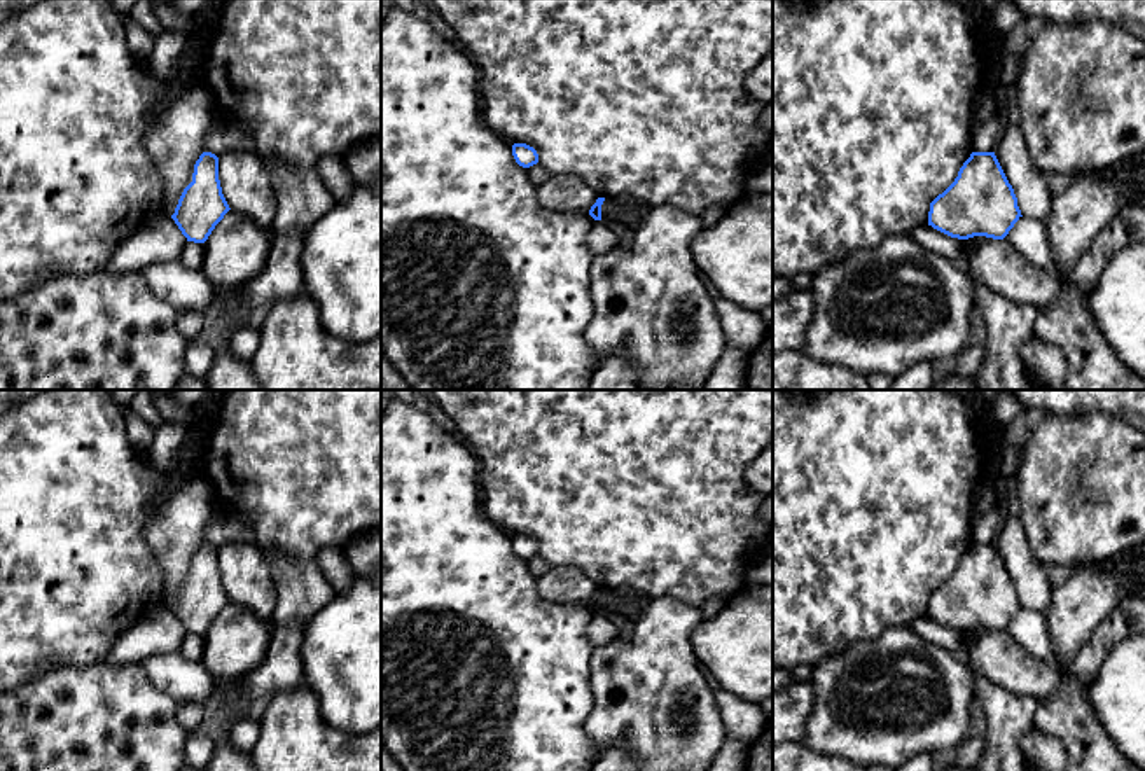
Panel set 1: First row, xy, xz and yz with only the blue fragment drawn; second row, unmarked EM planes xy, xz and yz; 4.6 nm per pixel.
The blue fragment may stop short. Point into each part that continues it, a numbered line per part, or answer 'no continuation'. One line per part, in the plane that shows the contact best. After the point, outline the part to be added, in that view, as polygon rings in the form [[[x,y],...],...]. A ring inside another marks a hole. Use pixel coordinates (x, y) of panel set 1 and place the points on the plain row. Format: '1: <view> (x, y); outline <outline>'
no continuation

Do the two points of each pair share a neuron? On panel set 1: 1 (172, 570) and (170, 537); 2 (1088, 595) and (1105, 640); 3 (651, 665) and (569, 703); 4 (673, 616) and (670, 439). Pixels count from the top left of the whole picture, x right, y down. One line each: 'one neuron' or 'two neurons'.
1: one neuron
2: two neurons
3: two neurons
4: two neurons

